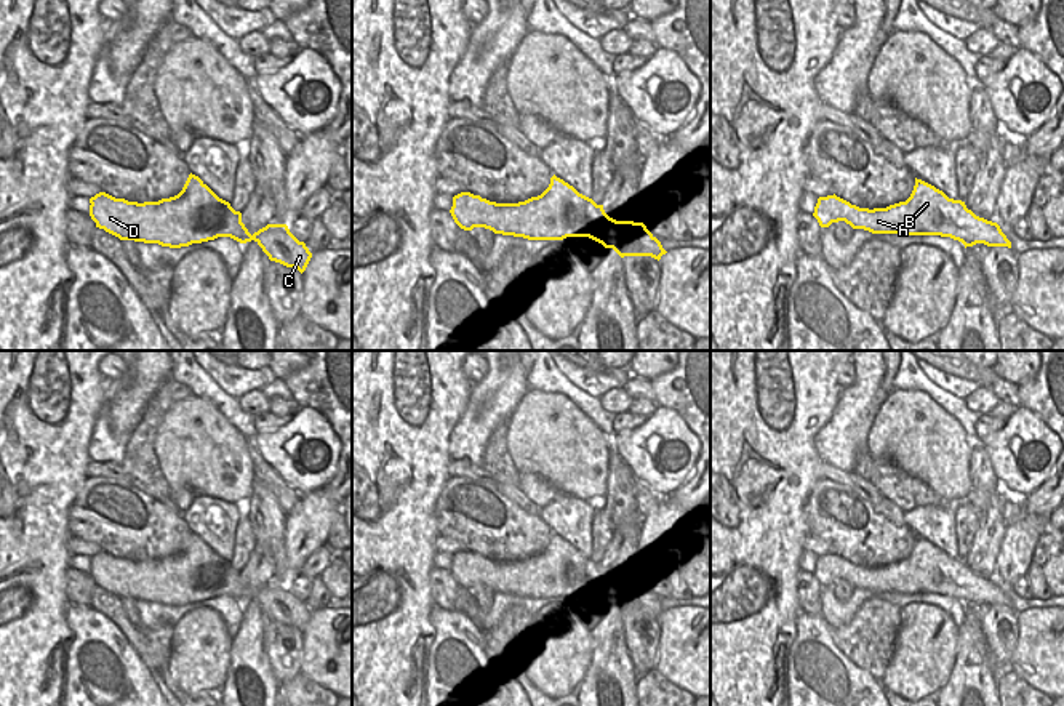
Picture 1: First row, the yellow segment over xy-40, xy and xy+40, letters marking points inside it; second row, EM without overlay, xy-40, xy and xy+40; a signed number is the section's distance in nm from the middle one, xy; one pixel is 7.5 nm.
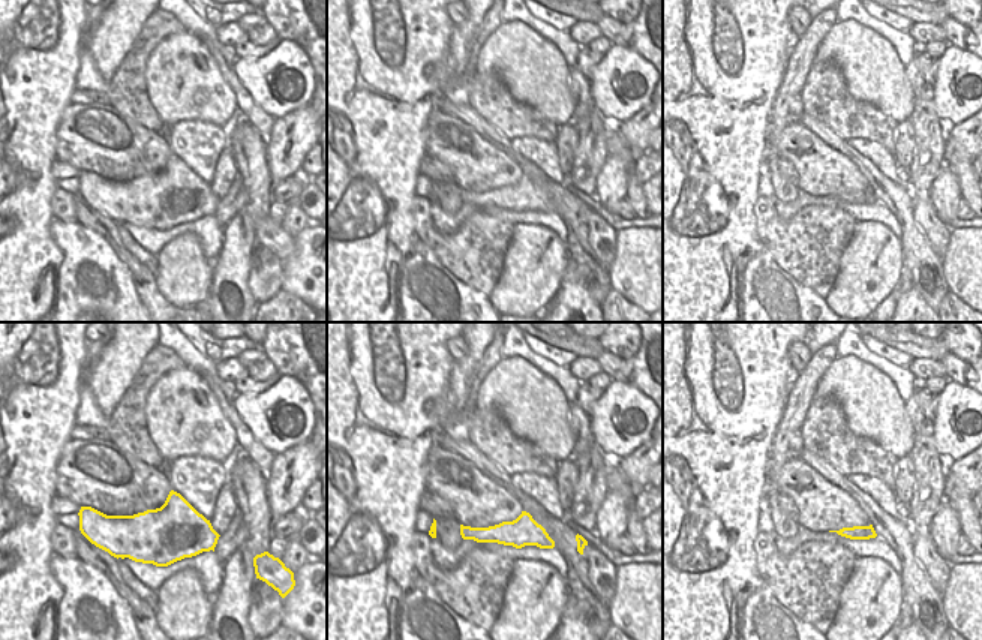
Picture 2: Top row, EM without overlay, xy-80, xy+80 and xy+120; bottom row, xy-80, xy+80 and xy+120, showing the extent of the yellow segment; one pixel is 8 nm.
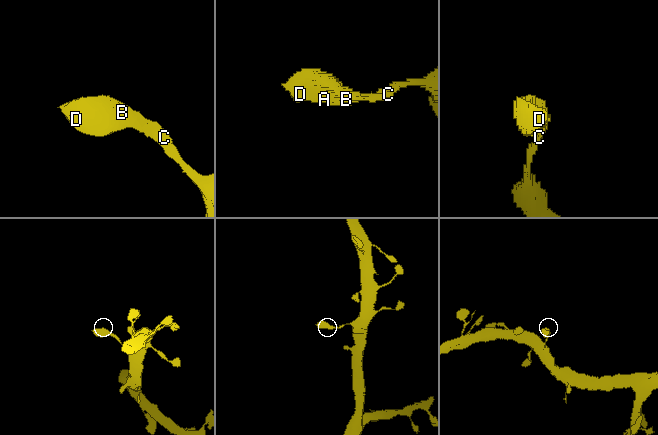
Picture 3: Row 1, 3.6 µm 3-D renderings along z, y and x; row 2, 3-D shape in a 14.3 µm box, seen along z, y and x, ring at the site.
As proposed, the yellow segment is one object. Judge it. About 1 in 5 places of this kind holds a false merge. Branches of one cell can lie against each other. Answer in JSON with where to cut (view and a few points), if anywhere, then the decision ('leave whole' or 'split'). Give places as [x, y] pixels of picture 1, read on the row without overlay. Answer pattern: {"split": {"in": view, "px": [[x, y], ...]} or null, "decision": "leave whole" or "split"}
{"split": null, "decision": "leave whole"}

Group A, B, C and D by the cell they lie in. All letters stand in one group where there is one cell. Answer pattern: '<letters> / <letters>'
A B C D

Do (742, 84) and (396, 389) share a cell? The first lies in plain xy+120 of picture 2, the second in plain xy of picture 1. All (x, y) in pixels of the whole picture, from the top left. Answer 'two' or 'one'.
one

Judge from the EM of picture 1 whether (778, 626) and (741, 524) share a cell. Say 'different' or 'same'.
same

